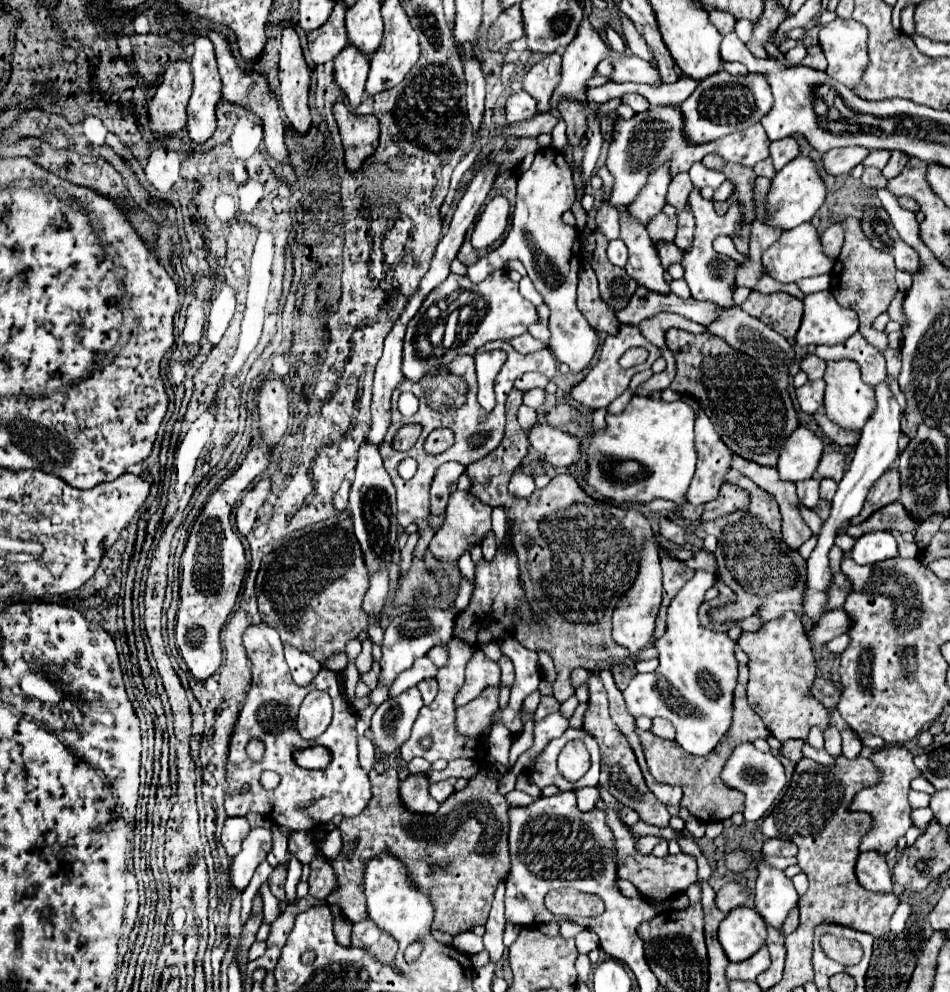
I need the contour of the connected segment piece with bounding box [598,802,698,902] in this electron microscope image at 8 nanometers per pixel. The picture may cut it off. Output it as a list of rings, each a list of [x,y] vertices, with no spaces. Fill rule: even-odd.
[[[604,802],[598,804],[600,810],[604,810],[606,814],[606,824],[614,834],[614,844],[616,844],[616,868],[618,868],[618,878],[630,880],[638,892],[642,894],[644,900],[648,902],[666,902],[668,898],[672,900],[678,894],[684,894],[698,878],[698,866],[696,866],[696,858],[692,858],[690,854],[674,854],[674,856],[664,856],[664,858],[656,858],[656,856],[642,856],[640,852],[636,852],[634,848],[634,836],[630,834],[628,826],[624,822],[618,820],[616,812],[612,808],[608,808]]]

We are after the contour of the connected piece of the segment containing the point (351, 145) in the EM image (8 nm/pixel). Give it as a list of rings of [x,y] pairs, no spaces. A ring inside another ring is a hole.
[[[336,102],[334,118],[342,136],[346,168],[356,172],[378,148],[378,120],[374,116],[354,116],[342,102]]]

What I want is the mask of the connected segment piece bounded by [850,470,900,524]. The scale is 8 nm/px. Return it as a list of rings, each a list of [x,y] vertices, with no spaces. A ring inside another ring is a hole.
[[[888,470],[890,480],[876,480],[874,486],[868,490],[864,508],[860,510],[858,516],[854,516],[850,520],[850,524],[860,524],[864,522],[868,516],[872,516],[876,510],[900,500],[900,472],[898,470]]]

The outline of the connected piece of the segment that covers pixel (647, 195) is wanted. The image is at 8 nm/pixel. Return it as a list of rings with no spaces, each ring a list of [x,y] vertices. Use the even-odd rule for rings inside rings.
[[[666,162],[660,168],[656,168],[652,176],[648,176],[646,186],[640,190],[636,200],[630,204],[630,214],[636,216],[642,224],[646,224],[656,214],[660,214],[666,202],[668,184],[670,184],[670,170]]]

